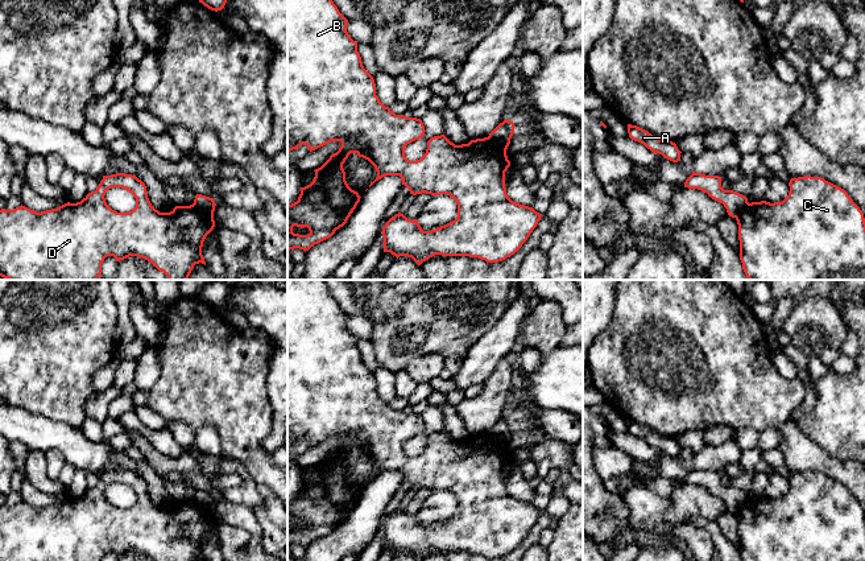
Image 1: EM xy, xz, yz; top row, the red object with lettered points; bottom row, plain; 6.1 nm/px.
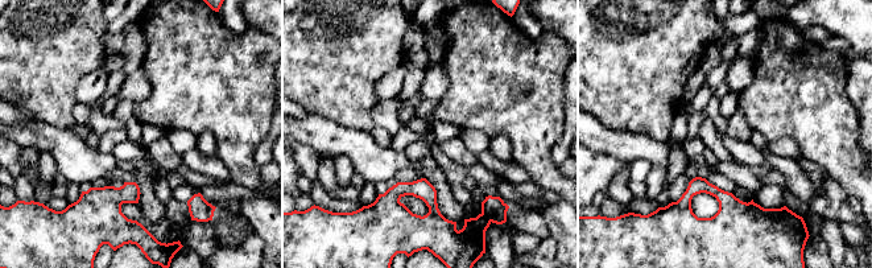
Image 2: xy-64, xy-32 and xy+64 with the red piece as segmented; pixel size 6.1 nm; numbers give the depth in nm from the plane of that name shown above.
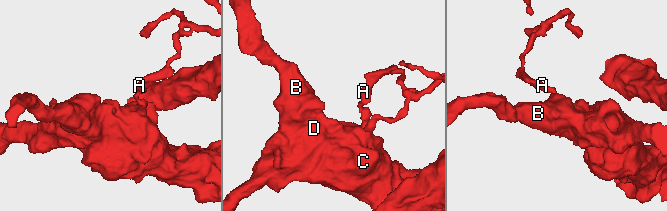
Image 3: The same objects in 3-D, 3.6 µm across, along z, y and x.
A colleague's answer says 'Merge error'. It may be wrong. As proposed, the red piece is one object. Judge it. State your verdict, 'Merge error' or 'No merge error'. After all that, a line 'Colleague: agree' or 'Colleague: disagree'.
Merge error
Colleague: agree

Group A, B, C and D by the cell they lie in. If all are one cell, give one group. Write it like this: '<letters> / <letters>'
A / B C D

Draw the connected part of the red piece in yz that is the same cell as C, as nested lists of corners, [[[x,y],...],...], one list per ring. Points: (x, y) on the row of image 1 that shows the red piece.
[[[798,177],[789,182],[789,195],[782,202],[752,202],[736,216],[738,224],[740,260],[749,280],[865,280],[865,218],[848,193],[821,177]]]

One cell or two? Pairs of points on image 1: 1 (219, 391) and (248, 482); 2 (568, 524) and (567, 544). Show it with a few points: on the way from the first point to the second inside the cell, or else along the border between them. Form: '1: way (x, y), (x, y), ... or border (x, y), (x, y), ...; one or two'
1: border (239, 462), (256, 483); two
2: way (568, 529), (568, 539); one

